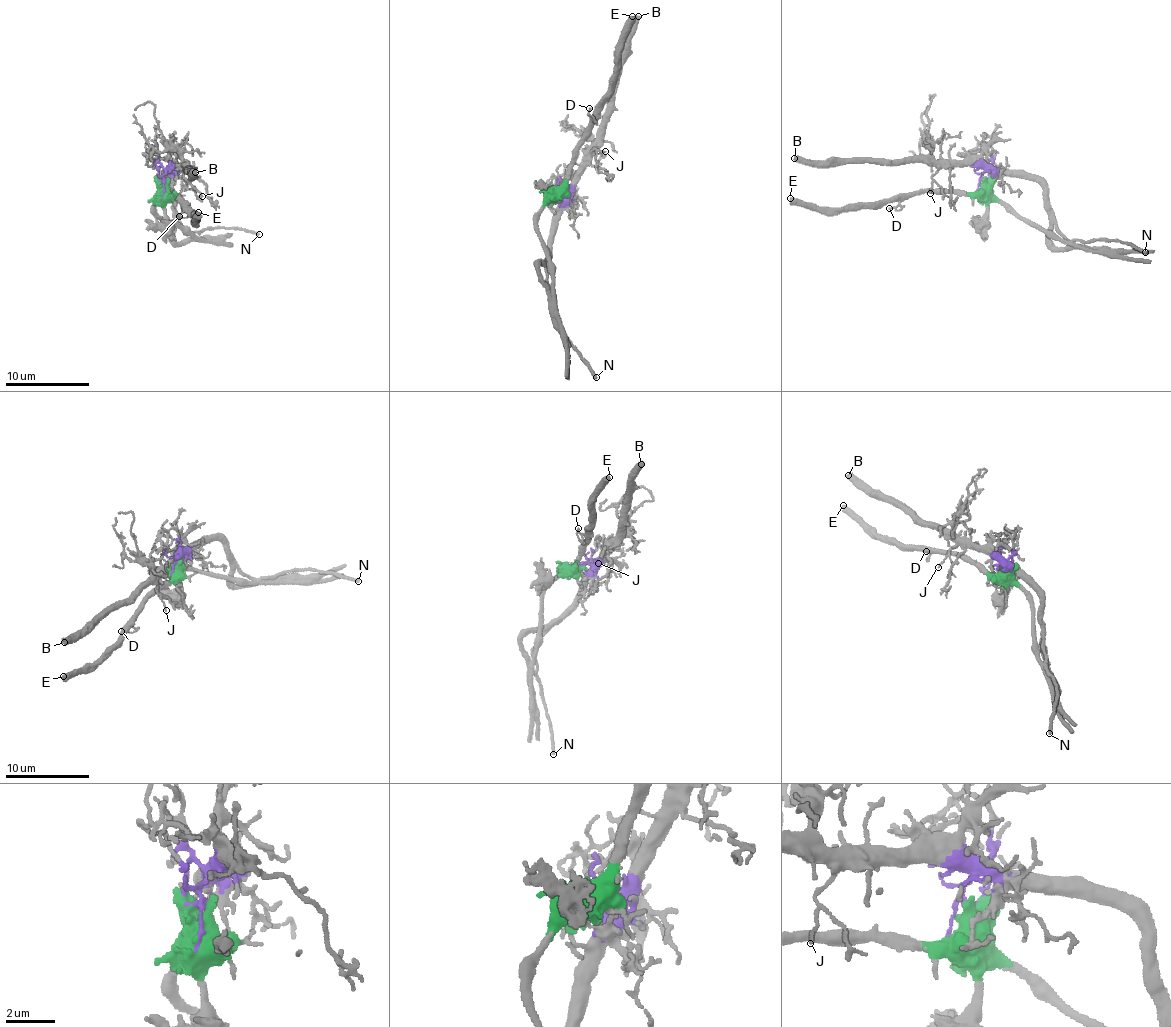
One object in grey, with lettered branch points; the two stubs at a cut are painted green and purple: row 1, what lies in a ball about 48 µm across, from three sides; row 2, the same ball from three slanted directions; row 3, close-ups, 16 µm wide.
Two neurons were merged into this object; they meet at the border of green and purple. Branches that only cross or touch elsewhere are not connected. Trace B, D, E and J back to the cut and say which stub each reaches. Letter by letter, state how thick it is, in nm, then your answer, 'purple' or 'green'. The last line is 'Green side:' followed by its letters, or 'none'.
B: 550 nm | purple
D: 90 nm | green
E: 500 nm | green
J: 120 nm | purple
Green side: D, E

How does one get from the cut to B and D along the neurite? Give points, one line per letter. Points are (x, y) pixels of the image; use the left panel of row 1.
B: (161, 182), (170, 166), (179, 169), (184, 166), (188, 175), (195, 172)
D: (161, 182), (168, 195), (178, 200), (182, 209), (180, 216)

